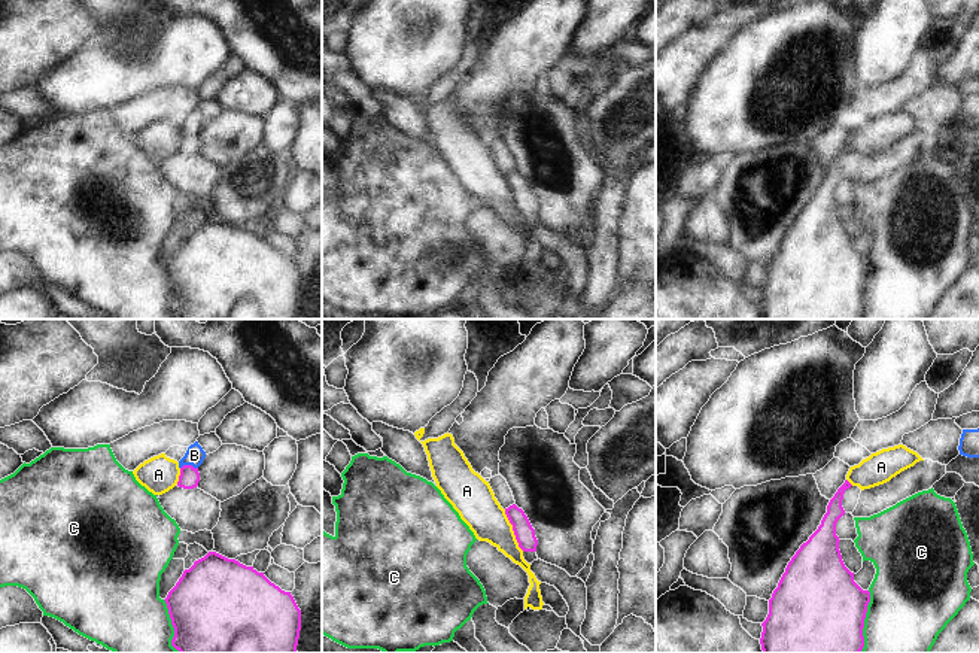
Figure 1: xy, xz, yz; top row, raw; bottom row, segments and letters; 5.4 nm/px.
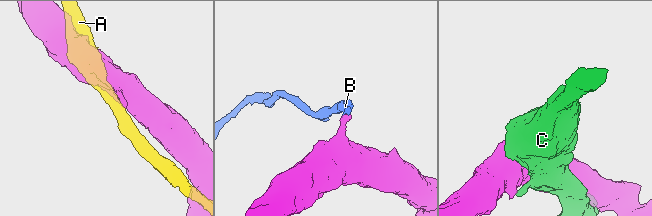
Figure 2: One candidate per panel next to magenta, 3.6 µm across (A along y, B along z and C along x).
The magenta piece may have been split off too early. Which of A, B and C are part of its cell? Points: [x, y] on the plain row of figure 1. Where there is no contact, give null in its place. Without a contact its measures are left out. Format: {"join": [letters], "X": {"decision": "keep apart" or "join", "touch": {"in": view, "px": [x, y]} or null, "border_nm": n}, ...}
{"join": ["B"], "A": {"decision": "keep apart", "touch": {"in": "xz", "px": [513, 196]}, "border_nm": 240}, "B": {"decision": "join", "touch": {"in": "xy", "px": [188, 131]}, "border_nm": 100}, "C": {"decision": "keep apart", "touch": {"in": "yz", "px": [863, 288]}, "border_nm": 340}}

